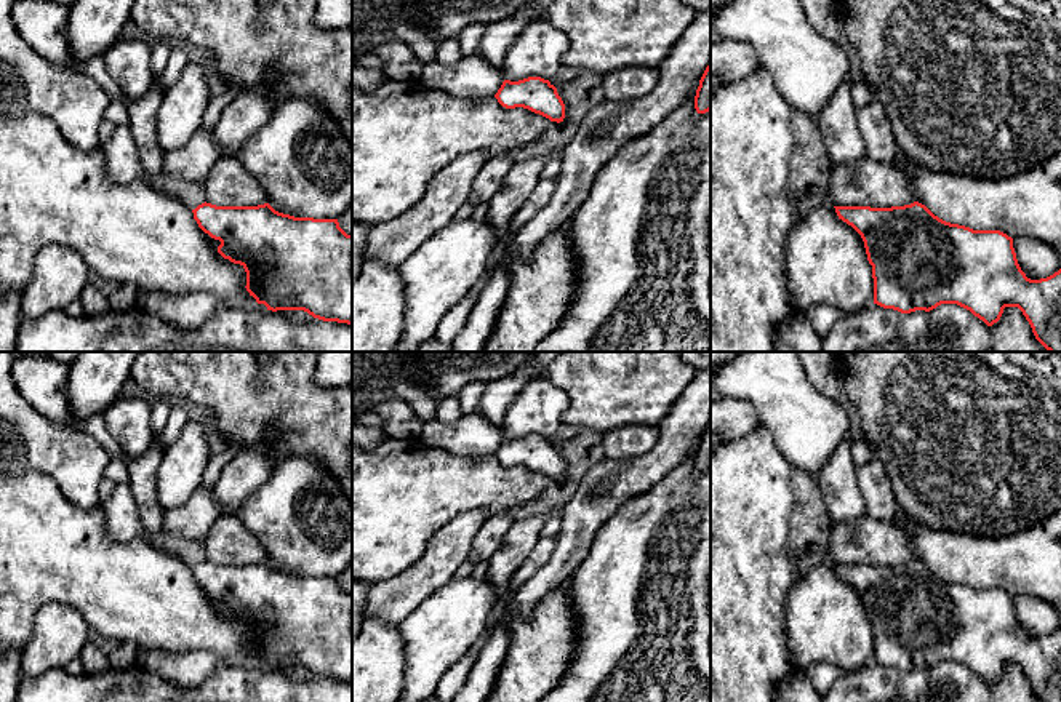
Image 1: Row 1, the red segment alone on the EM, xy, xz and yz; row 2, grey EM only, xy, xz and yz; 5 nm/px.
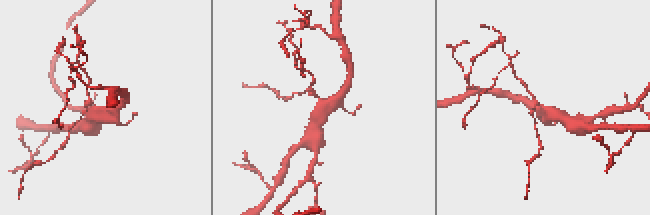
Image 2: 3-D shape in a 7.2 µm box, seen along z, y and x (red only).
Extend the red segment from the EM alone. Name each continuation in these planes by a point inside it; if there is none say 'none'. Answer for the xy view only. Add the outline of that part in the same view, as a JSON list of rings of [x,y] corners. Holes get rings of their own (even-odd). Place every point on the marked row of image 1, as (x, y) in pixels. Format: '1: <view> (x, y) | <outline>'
none

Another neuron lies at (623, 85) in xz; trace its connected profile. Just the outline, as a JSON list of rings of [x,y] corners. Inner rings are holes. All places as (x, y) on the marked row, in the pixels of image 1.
[[[631,67],[627,70],[608,72],[602,77],[602,91],[607,101],[631,101],[651,91],[658,78],[658,67]]]

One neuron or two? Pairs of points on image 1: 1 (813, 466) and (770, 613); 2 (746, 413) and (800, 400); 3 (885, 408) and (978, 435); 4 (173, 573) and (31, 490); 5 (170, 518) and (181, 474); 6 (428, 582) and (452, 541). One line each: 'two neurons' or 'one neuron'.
1: two neurons
2: two neurons
3: one neuron
4: one neuron
5: two neurons
6: one neuron

